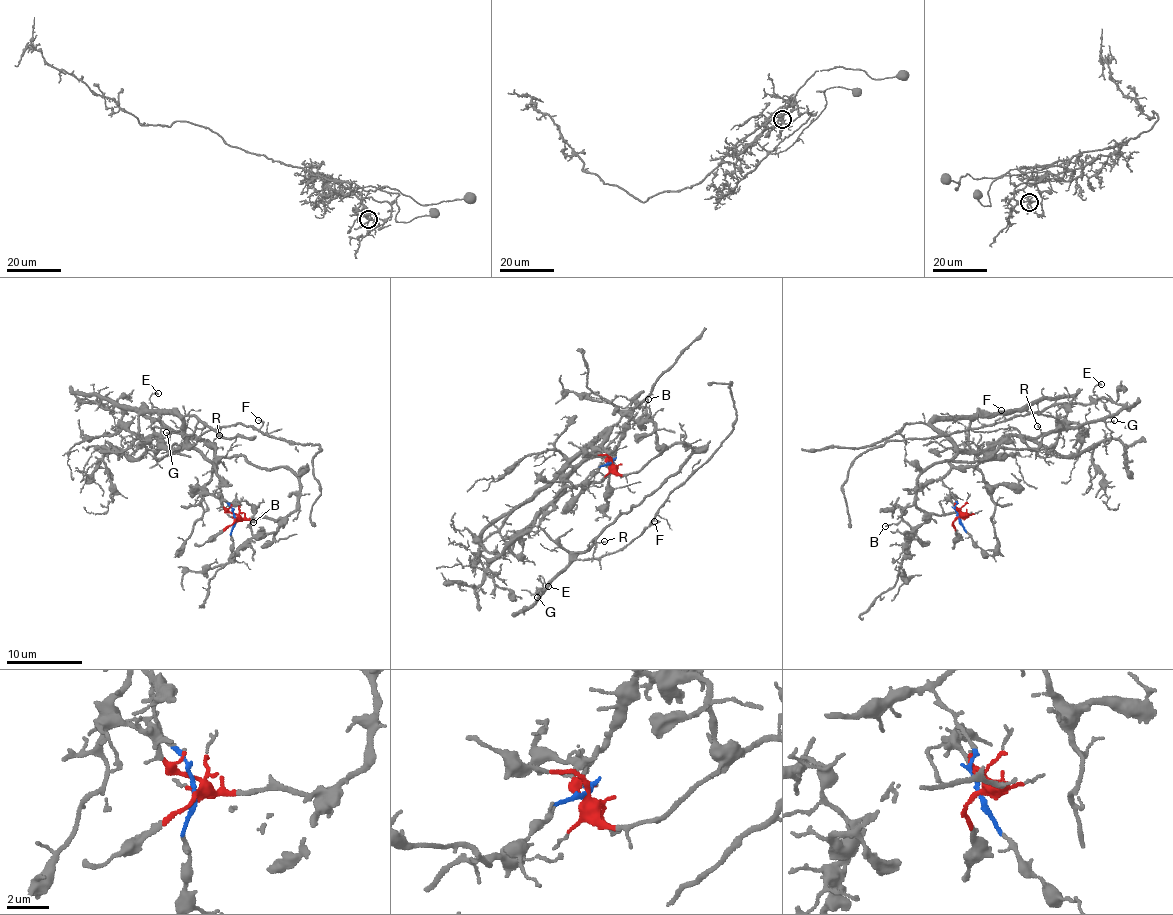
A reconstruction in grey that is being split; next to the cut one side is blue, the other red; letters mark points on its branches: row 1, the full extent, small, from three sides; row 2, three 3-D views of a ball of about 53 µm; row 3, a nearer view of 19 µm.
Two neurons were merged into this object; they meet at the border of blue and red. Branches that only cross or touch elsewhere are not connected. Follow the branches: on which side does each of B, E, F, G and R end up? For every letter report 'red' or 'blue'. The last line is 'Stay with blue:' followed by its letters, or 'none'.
B: red
E: red
F: red
G: red
R: red
Stay with blue: none

